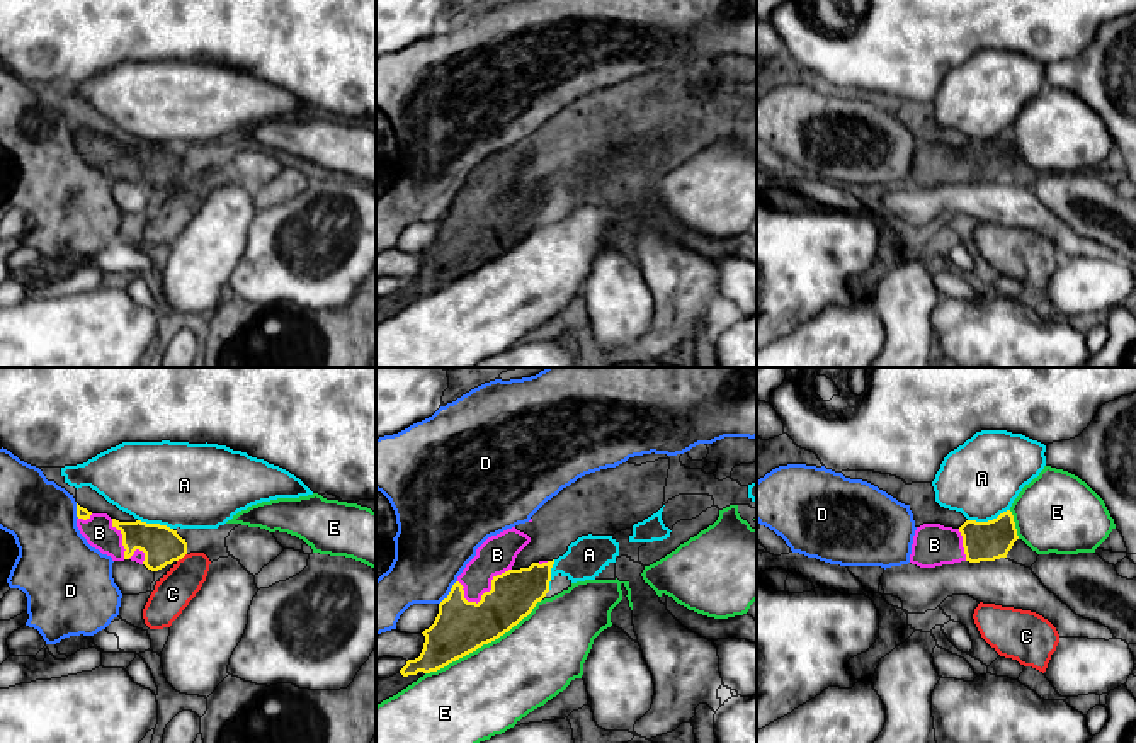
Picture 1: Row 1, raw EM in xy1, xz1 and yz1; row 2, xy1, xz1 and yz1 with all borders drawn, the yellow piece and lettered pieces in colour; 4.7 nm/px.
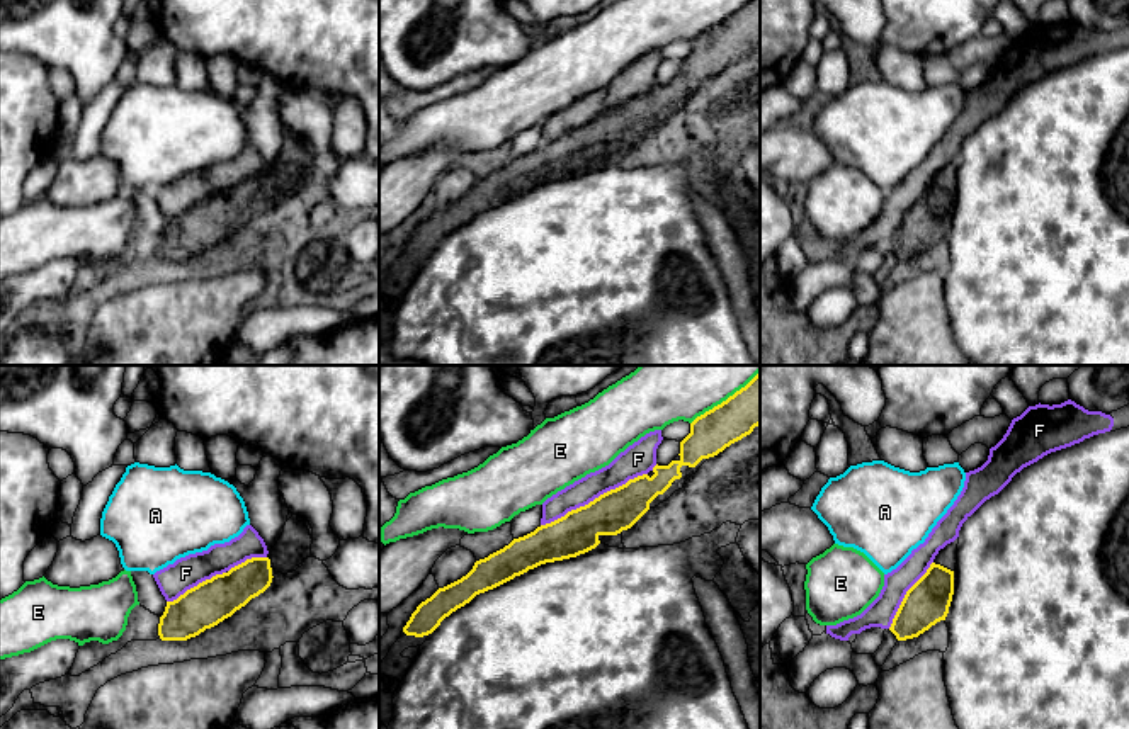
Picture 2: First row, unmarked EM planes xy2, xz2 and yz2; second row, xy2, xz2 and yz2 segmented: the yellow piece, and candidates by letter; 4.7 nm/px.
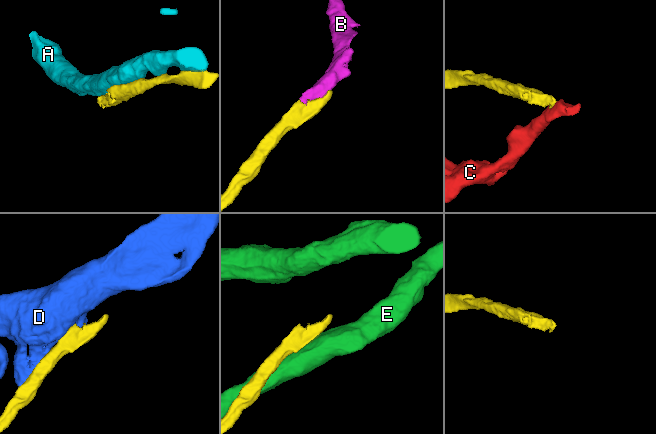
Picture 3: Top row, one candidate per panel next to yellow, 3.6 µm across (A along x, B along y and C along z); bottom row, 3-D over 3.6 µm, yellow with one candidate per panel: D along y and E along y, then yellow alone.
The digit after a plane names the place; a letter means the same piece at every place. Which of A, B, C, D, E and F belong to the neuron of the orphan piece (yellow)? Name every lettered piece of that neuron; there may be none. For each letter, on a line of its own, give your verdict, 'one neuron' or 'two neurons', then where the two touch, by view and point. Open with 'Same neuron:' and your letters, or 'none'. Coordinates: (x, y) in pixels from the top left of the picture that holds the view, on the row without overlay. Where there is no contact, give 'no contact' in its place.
Same neuron: B
A: two neurons; contact yz1 (988, 140)
B: one neuron; contact xz1 (490, 209)
C: two neurons; contact xy1 (181, 177)
D: two neurons; contact xz1 (449, 211)
E: two neurons; contact xz1 (483, 262)
F: two neurons; contact xz2 (595, 118)

